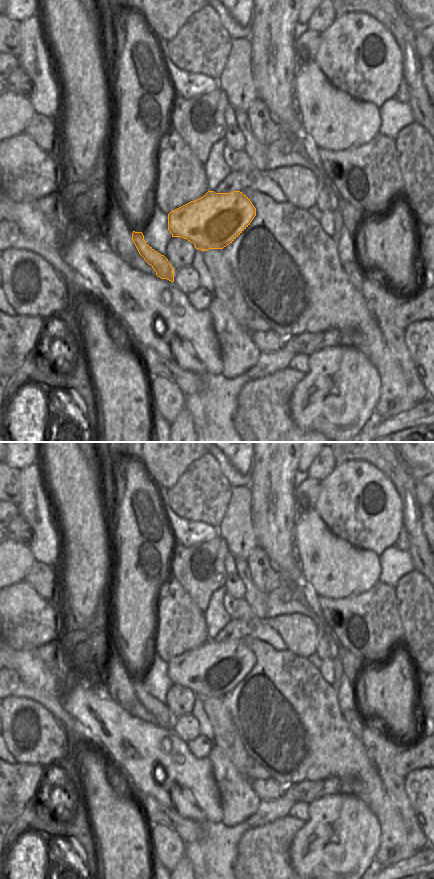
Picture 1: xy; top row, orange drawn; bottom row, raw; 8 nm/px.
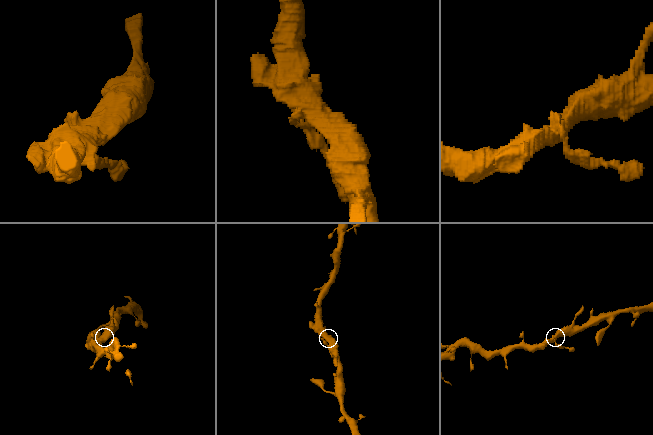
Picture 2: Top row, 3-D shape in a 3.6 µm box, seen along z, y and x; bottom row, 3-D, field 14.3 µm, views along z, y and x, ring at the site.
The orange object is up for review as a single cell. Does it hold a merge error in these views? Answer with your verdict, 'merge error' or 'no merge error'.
no merge error

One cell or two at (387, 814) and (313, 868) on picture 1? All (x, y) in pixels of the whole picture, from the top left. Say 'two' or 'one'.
two

